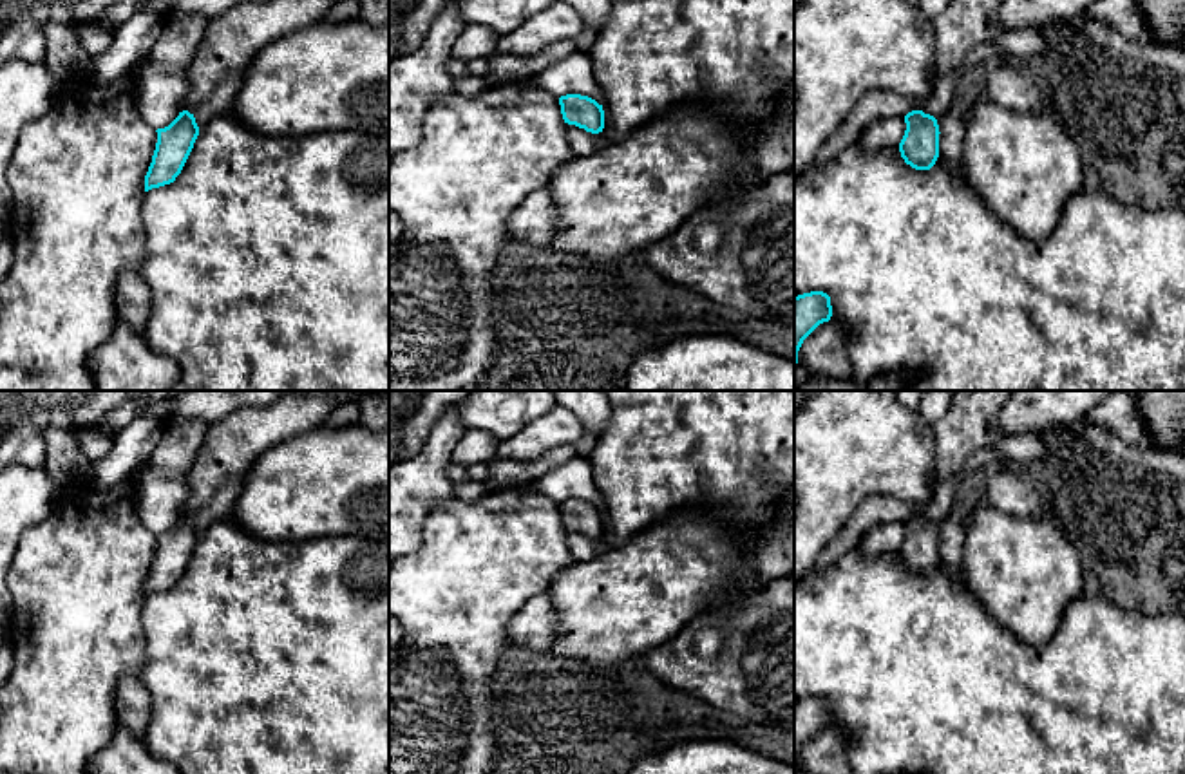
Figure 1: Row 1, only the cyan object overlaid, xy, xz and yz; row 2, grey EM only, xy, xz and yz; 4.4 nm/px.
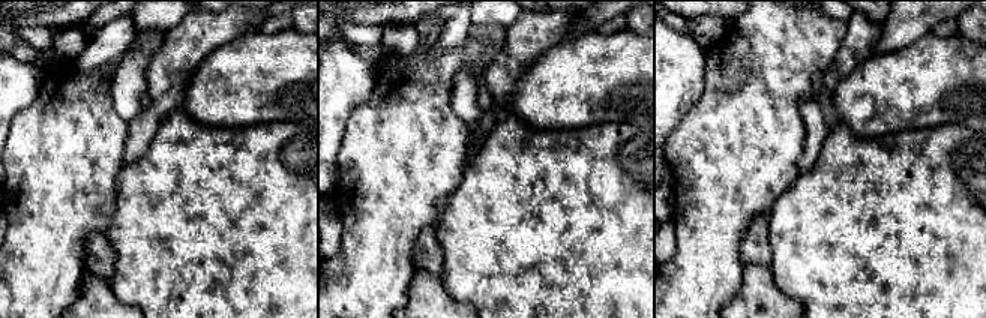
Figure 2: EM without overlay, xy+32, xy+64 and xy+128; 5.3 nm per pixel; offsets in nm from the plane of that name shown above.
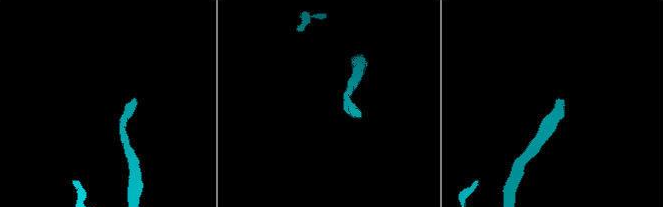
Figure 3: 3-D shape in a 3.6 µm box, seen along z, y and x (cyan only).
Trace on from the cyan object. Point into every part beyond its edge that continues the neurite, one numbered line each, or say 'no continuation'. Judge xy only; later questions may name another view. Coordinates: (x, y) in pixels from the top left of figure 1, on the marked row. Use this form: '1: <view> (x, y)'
1: xy (232, 40)

